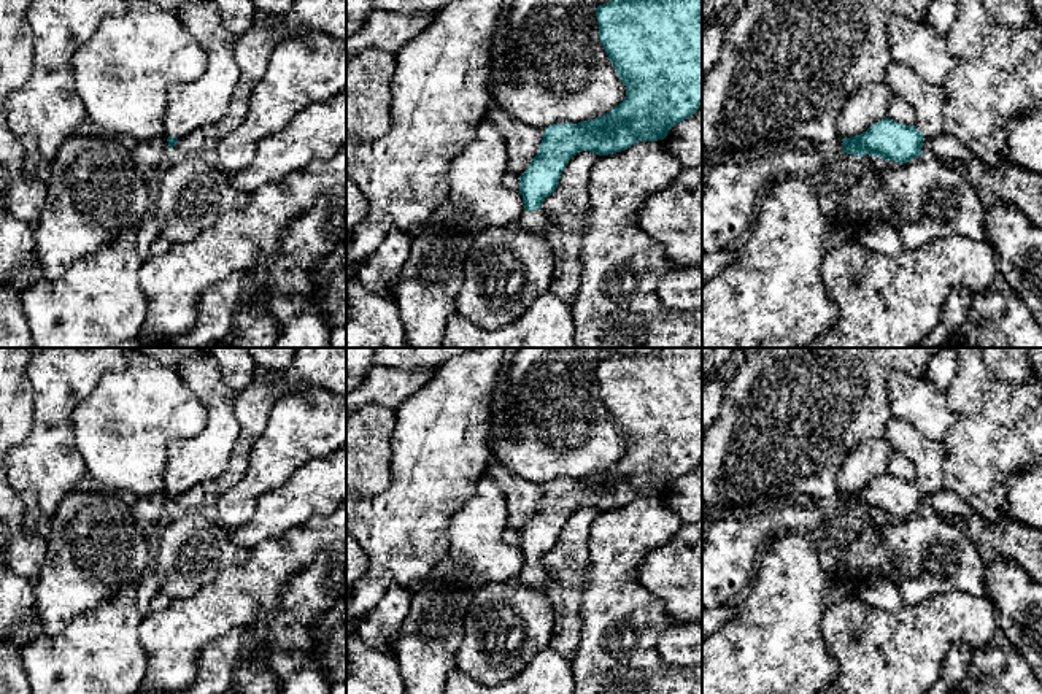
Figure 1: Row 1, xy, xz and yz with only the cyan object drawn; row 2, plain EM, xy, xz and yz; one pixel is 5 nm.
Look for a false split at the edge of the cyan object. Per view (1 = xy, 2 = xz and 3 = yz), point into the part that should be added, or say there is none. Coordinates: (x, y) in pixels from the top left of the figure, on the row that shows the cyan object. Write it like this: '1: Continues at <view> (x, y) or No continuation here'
1: Continues at xy (200, 102)
2: Continues at xz (537, 221)
3: Continues at yz (928, 100)

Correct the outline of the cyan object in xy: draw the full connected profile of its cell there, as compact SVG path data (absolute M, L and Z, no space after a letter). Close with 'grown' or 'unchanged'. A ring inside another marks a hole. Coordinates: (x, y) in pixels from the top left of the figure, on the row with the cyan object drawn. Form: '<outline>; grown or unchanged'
M213 0L186 3L176 17L206 52L208 67L197 79L175 83L167 91L164 137L172 151L178 140L192 130L216 125L224 119L240 79L232 54L237 38L226 29Z; grown

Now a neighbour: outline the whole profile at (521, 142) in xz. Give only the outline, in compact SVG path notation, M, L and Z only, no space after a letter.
M491 105L486 118L502 133L507 148L507 172L523 176L537 156L545 127L535 129L511 118L505 110Z

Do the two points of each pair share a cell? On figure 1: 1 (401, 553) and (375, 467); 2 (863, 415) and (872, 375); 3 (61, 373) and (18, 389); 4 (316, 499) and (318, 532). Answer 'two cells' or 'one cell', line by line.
1: two cells
2: one cell
3: two cells
4: two cells

